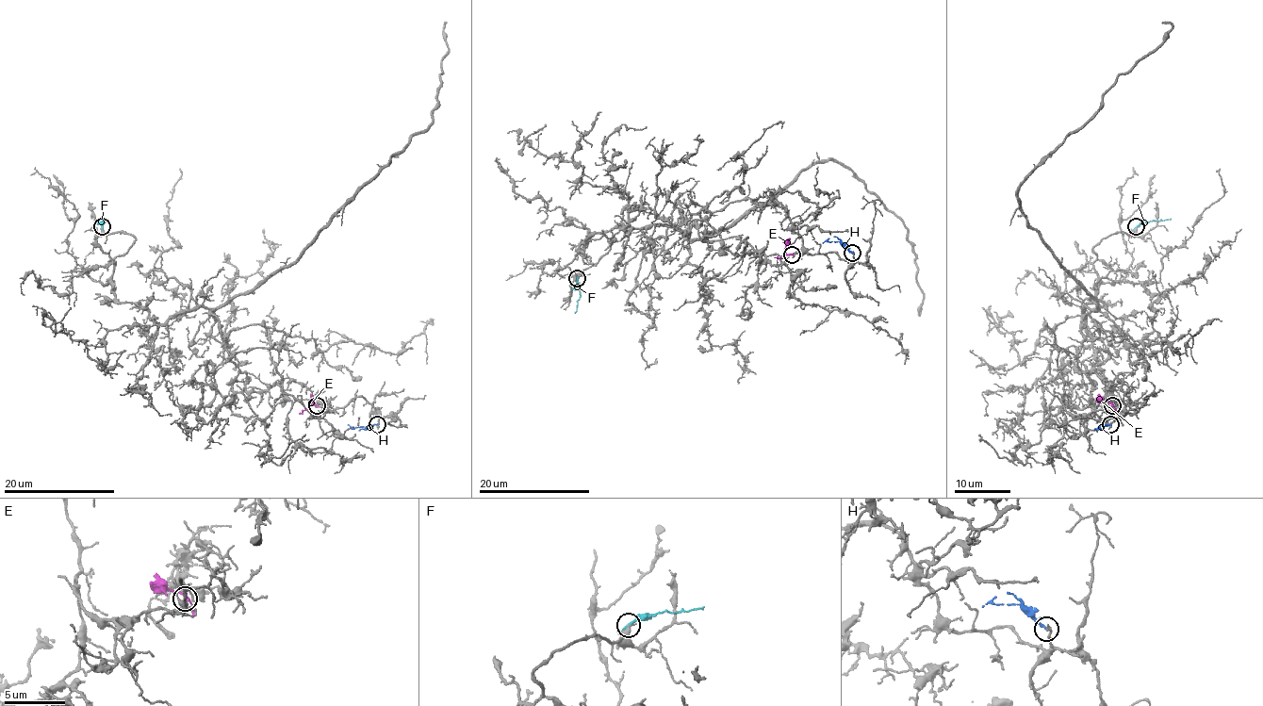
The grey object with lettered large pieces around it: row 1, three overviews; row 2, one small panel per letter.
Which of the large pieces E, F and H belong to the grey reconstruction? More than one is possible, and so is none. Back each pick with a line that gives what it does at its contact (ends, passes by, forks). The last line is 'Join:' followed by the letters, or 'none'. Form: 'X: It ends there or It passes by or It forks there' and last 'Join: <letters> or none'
Join: none

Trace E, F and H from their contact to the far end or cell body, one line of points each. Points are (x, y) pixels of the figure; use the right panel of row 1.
E: (1112, 405), (1095, 398)
F: (1136, 227), (1154, 220), (1171, 220)
H: (1110, 424), (1098, 427), (1101, 424)

